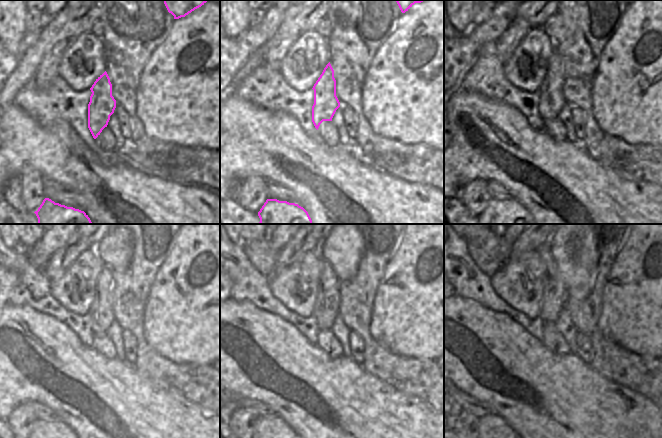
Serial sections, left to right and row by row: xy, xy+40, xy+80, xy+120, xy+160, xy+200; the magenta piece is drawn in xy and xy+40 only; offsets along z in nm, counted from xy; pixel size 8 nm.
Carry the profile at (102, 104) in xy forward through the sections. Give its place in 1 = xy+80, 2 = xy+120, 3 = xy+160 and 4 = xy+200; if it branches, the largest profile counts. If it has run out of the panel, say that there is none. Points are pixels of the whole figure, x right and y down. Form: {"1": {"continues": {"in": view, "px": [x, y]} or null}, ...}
{"1": {"continues": {"in": "xy+80", "px": [552, 101]}}, "2": {"continues": {"in": "xy+120", "px": [101, 312]}}, "3": {"continues": {"in": "xy+160", "px": [328, 300]}}, "4": {"continues": {"in": "xy+200", "px": [554, 297]}}}

